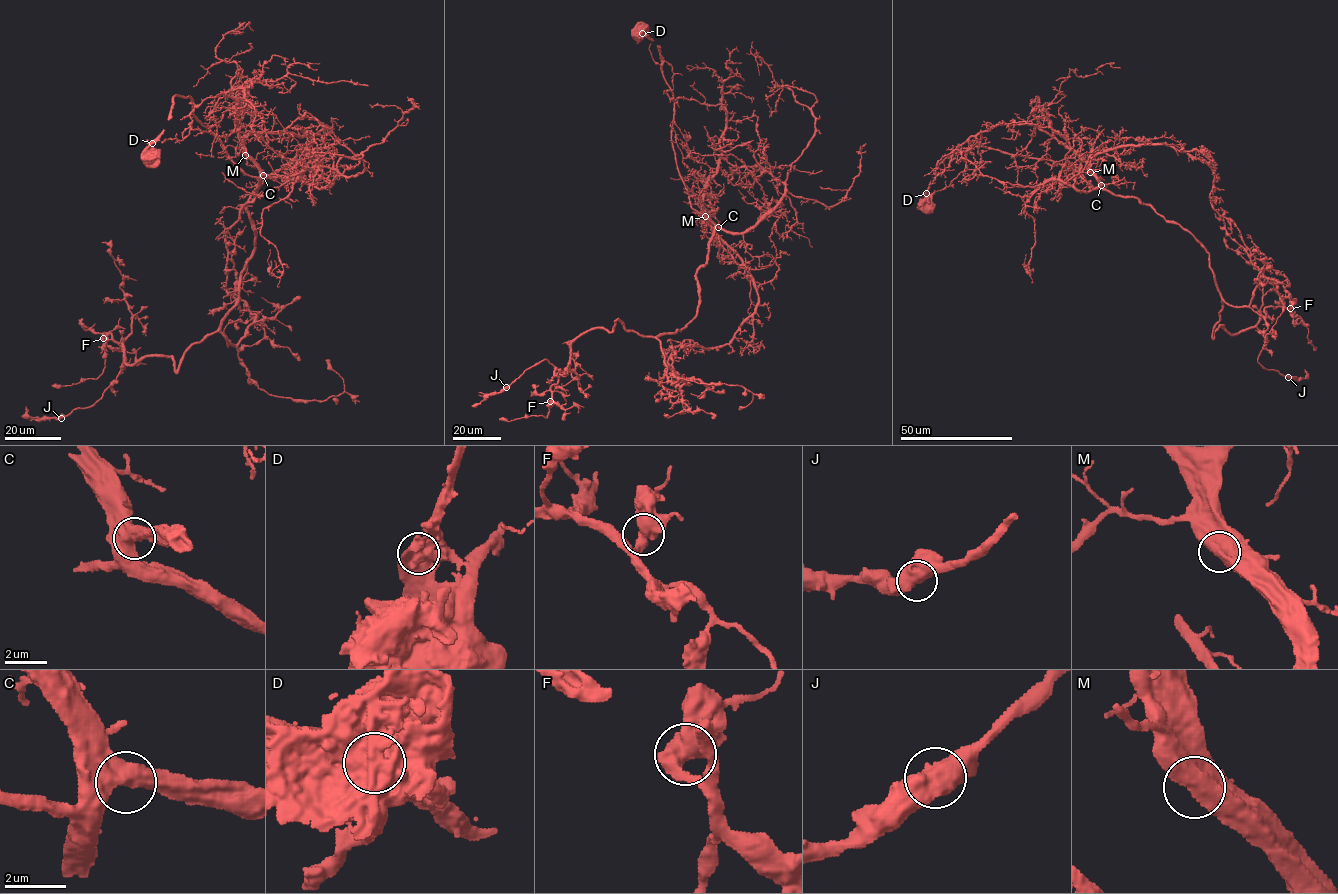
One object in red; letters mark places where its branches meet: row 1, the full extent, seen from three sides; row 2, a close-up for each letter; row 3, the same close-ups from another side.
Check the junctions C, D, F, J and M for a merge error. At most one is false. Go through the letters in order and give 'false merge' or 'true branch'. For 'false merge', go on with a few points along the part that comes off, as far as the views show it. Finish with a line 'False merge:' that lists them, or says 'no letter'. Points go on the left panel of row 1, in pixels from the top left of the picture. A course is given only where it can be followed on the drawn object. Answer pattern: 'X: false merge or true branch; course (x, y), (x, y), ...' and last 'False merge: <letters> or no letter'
C: true branch
D: true branch
F: true branch
J: true branch
M: true branch
False merge: no letter

